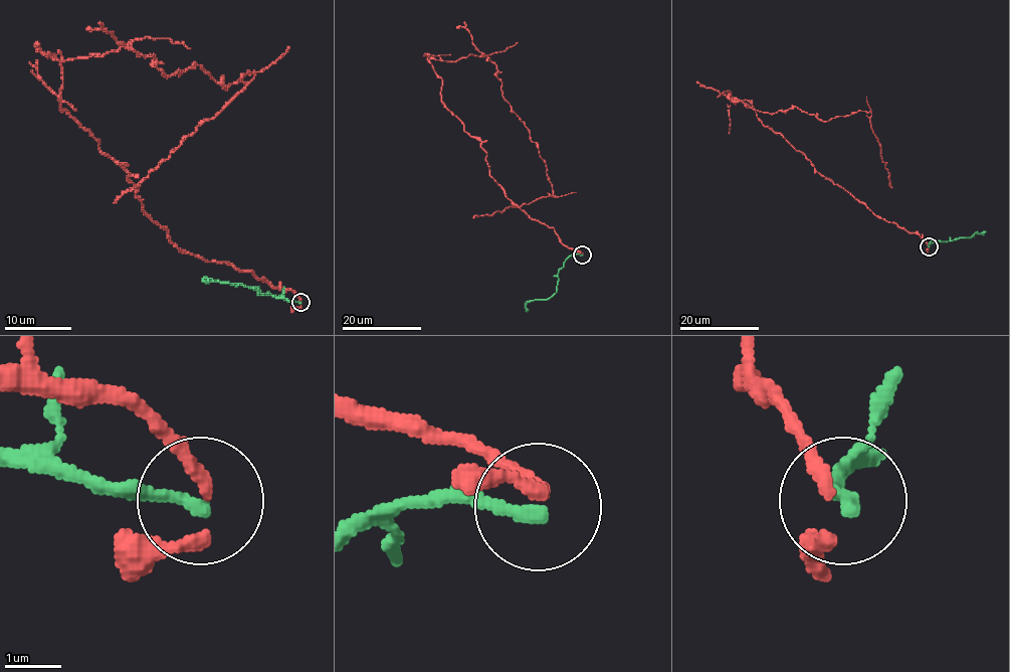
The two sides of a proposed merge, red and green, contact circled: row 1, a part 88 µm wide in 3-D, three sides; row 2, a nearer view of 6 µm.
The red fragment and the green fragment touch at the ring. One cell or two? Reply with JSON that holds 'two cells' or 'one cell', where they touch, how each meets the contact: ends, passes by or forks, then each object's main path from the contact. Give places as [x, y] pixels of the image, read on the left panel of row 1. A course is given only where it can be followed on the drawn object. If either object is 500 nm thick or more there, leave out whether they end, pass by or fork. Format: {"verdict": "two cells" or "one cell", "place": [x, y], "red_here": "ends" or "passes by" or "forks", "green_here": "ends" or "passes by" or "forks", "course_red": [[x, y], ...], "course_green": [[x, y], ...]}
{"verdict": "two cells", "place": [300, 302], "red_here": "passes by", "green_here": "ends", "course_red": [[300, 302], [183, 253], [41, 51], [125, 44], [225, 89], [249, 71], [113, 202]], "course_green": [[300, 302], [259, 294], [257, 289], [239, 284], [203, 280], [207, 284]]}

